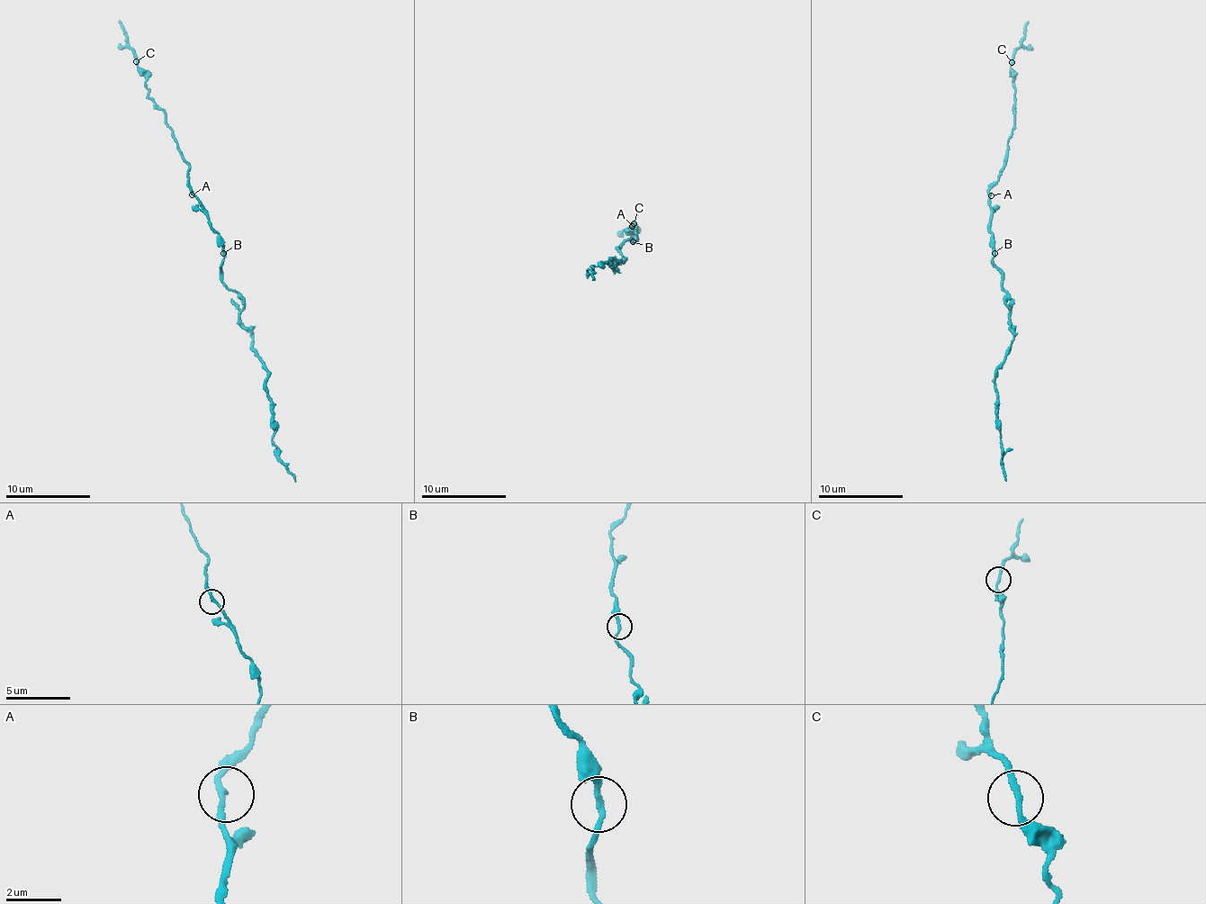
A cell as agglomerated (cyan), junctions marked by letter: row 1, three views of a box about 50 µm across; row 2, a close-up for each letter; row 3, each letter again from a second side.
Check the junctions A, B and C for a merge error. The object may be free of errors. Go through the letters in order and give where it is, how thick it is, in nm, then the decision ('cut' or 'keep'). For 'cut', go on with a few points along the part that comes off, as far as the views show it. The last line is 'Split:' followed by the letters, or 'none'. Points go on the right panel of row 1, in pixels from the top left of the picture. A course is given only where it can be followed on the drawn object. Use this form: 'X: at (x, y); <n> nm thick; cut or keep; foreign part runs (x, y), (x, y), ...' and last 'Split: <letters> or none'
A: at (991, 195); 190 nm thick; keep
B: at (994, 253); 190 nm thick; keep
C: at (1012, 62); 190 nm thick; keep
Split: none

